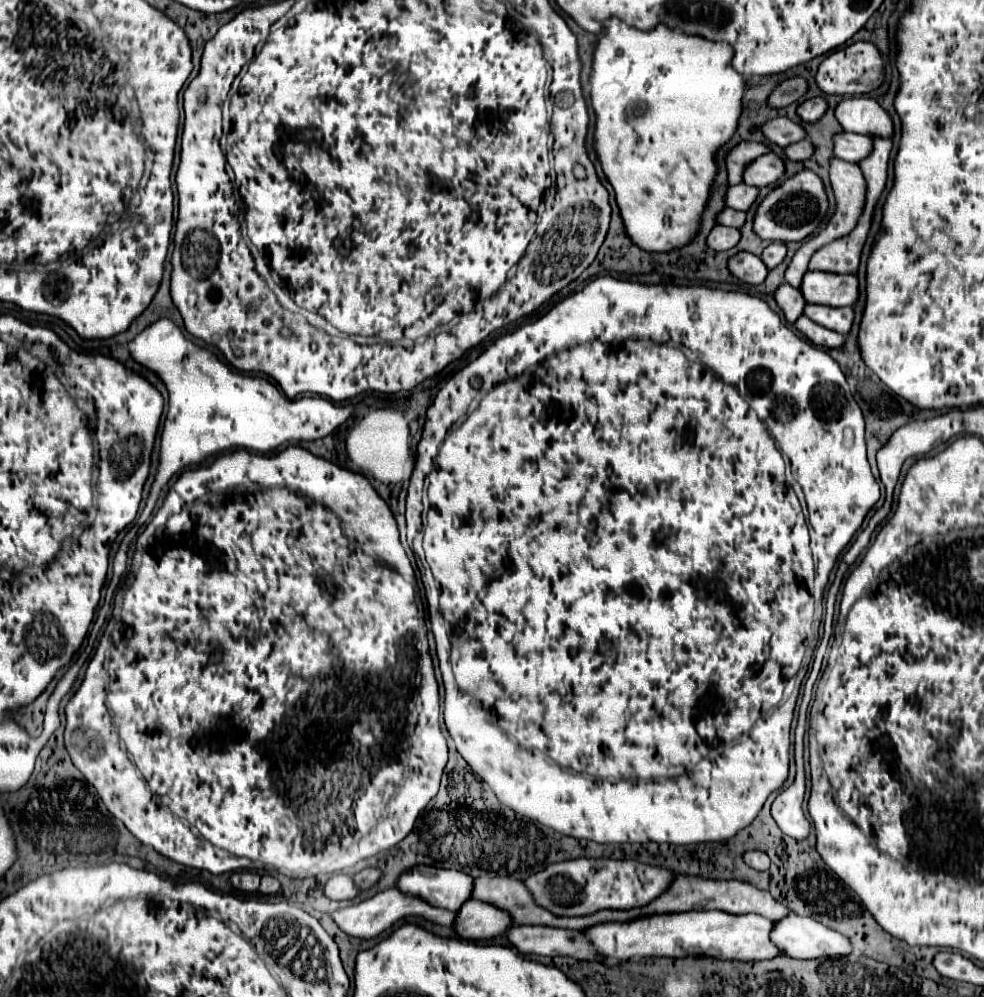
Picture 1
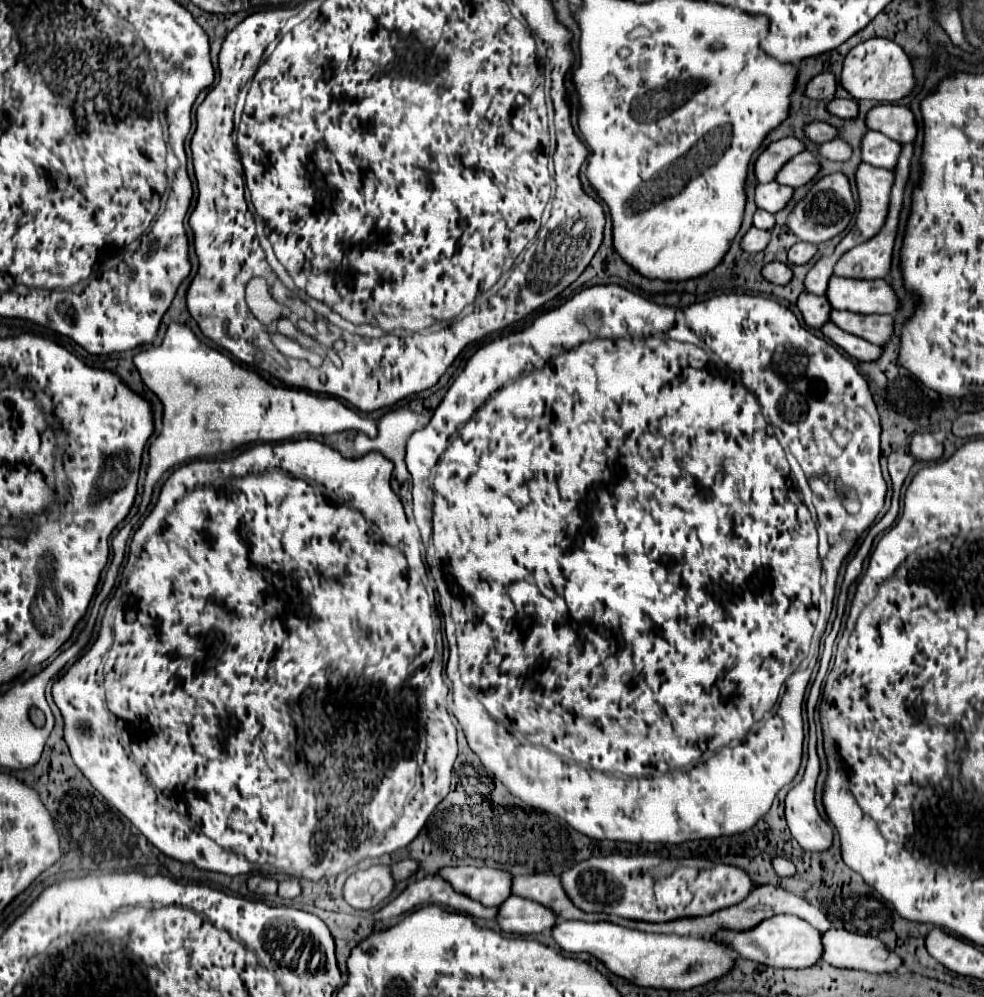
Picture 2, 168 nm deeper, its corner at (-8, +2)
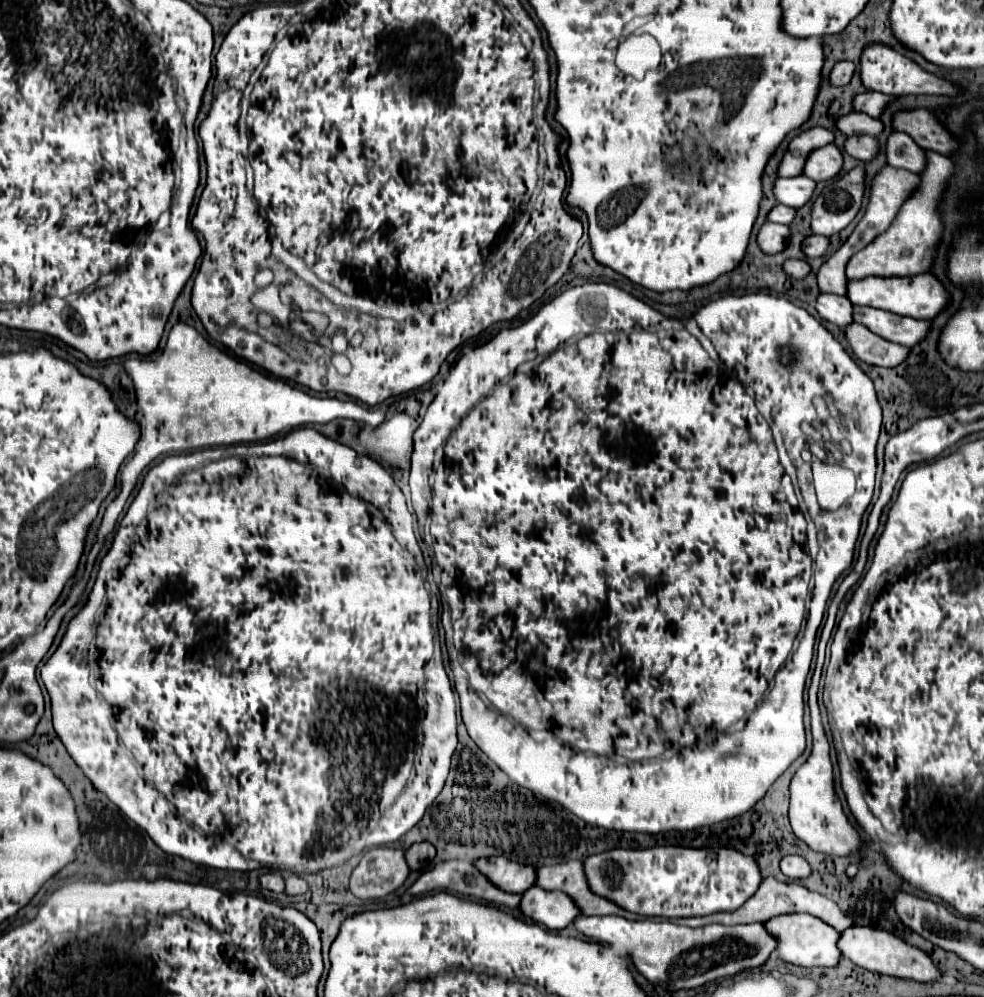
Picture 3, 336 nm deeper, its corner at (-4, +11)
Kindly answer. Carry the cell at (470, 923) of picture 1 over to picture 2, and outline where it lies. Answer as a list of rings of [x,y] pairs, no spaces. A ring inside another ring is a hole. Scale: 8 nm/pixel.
[[[510,896],[504,904],[500,904],[500,914],[496,920],[506,932],[540,934],[552,930],[556,926],[558,916],[538,902]]]

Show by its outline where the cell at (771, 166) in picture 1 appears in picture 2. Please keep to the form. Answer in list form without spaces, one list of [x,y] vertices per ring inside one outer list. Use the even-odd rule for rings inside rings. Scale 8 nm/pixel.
[[[802,152],[796,158],[792,158],[776,176],[780,184],[798,188],[808,184],[816,174],[820,172],[820,162],[814,152]]]

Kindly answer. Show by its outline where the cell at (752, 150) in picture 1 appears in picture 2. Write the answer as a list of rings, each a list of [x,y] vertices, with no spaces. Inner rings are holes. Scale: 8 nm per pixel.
[[[792,136],[772,142],[756,160],[754,172],[756,172],[758,182],[772,182],[776,178],[778,170],[782,170],[782,166],[788,162],[788,158],[794,158],[804,150],[806,150],[804,142],[798,138],[792,138]]]

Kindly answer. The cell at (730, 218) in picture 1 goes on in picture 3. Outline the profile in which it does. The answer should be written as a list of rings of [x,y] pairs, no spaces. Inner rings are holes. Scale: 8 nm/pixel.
[[[774,205],[774,207],[772,207],[772,211],[768,213],[768,221],[788,225],[788,223],[794,219],[794,215],[796,215],[796,209],[786,207],[786,205]]]

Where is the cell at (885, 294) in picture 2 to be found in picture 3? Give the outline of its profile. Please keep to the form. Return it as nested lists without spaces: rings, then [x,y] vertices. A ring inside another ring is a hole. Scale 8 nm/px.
[[[928,273],[910,275],[910,277],[866,277],[866,279],[858,279],[858,281],[848,281],[846,297],[852,301],[852,305],[876,307],[876,309],[892,311],[892,313],[898,313],[904,317],[914,317],[914,319],[936,317],[938,311],[948,301],[948,293],[946,293],[944,285]]]

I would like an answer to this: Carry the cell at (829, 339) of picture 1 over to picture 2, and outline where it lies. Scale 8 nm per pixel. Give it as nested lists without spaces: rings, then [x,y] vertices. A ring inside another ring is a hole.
[[[828,322],[822,328],[822,334],[828,336],[836,346],[840,346],[848,356],[860,360],[860,362],[874,362],[882,356],[882,346],[870,344],[864,338],[858,338],[854,334],[848,334],[846,330],[842,330],[840,326]]]

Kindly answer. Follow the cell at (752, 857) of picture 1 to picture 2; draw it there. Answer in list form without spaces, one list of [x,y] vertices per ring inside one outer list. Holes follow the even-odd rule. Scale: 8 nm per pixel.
[[[774,858],[774,870],[778,876],[782,878],[788,878],[788,876],[794,876],[796,874],[796,866],[790,862],[790,860],[784,860],[784,858]]]

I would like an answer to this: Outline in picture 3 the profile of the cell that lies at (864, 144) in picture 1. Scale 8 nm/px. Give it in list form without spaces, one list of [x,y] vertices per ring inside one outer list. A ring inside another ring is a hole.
[[[892,131],[886,139],[886,161],[890,167],[920,173],[926,167],[924,149],[918,147],[906,133]]]

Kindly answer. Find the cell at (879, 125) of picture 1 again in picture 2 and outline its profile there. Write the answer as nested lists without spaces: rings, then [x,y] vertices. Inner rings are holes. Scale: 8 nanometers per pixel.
[[[900,104],[874,106],[866,118],[866,124],[870,130],[878,130],[900,144],[912,144],[918,134],[912,110]]]

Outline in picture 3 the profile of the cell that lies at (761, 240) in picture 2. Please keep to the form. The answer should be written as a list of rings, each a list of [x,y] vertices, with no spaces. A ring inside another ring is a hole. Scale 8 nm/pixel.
[[[764,223],[756,235],[756,243],[764,253],[778,253],[784,249],[788,239],[788,225],[778,223]]]

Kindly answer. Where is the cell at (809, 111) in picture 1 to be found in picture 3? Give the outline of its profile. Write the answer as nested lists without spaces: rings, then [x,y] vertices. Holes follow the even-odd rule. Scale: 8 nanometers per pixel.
[[[866,91],[866,93],[854,97],[854,111],[866,113],[866,115],[870,115],[870,117],[880,117],[882,109],[884,109],[886,103],[892,101],[892,99],[894,99],[894,97],[882,95],[882,93],[878,93],[878,91]]]

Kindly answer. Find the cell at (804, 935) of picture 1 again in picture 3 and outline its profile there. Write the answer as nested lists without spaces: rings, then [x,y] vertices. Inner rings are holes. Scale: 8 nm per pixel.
[[[862,925],[848,927],[840,933],[838,949],[840,949],[842,957],[846,957],[852,963],[856,963],[858,967],[864,967],[874,973],[902,977],[902,979],[914,979],[914,981],[936,981],[940,977],[940,971],[936,969],[936,965],[924,951],[908,945],[906,941],[902,941],[900,937],[896,937],[890,931],[870,929],[870,927],[862,927]]]

